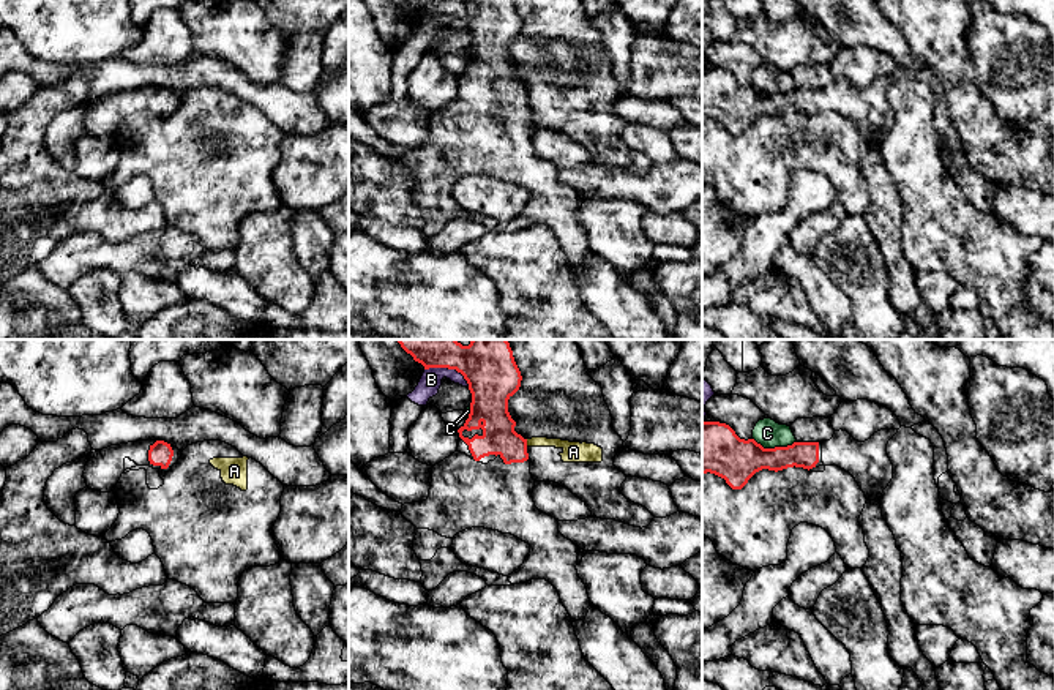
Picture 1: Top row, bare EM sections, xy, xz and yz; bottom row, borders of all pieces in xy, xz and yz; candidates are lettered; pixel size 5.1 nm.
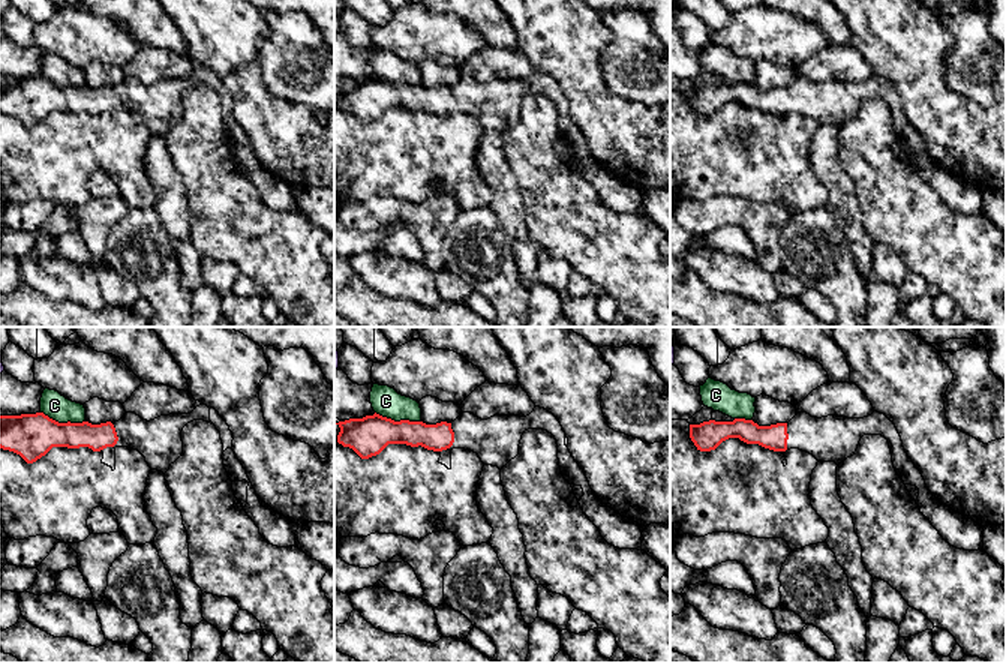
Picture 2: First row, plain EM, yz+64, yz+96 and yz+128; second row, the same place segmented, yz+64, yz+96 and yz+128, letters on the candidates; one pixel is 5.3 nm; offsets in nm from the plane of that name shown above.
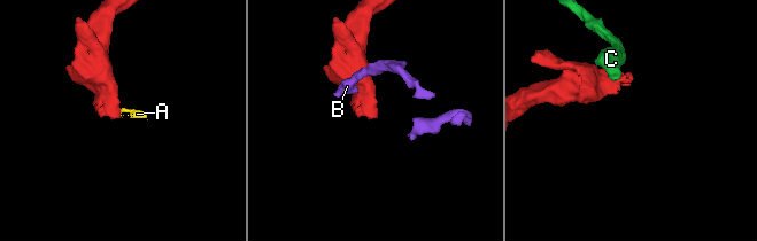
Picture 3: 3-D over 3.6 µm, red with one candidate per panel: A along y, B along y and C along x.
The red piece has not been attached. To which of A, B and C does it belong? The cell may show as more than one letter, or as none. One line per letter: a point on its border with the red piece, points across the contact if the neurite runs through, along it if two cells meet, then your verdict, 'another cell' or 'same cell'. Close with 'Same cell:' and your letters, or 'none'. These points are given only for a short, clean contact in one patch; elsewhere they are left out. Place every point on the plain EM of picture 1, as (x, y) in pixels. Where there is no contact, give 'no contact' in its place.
A: meets red in xz at (526, 89); border along xz (526, 86), (527, 92); another cell
B: meets red in xz at (450, 14); border along xz (425, 14), (455, 14), (469, 33); another cell
C: meets red in yz at (775, 93); border along yz (753, 84), (764, 93), (786, 93), (796, 89); another cell
Same cell: none

